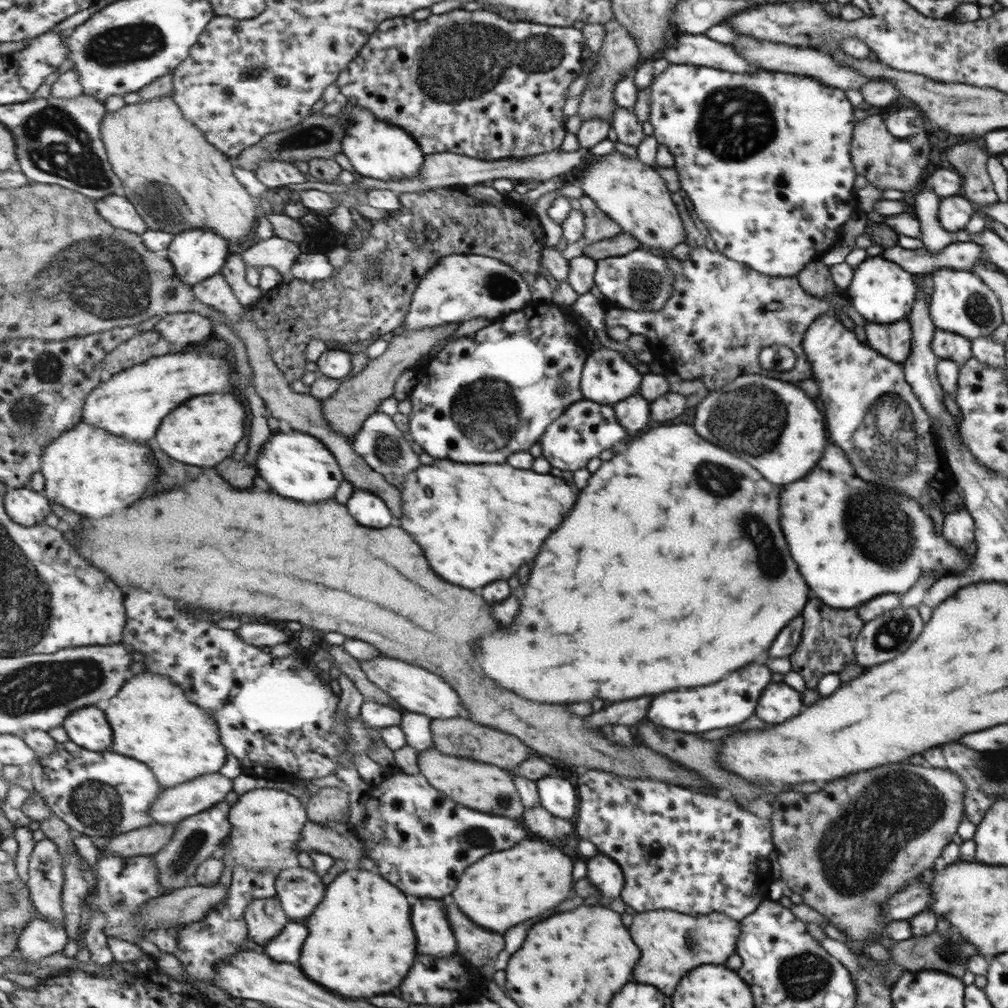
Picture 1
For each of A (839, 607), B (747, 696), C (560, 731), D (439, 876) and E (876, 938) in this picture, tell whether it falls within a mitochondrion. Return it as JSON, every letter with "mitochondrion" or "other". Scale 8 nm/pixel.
{"A":"other","B":"other","C":"other","D":"other","E":"other"}

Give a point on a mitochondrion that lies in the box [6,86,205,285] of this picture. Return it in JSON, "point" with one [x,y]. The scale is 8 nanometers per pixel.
{"point":[57,143]}

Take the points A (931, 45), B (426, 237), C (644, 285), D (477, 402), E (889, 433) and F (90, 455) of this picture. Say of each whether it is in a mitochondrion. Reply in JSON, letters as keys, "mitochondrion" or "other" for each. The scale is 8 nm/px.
{"A":"other","B":"other","C":"mitochondrion","D":"mitochondrion","E":"mitochondrion","F":"other"}

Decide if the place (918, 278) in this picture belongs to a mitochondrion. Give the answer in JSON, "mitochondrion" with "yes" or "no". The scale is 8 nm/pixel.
{"mitochondrion":"no"}

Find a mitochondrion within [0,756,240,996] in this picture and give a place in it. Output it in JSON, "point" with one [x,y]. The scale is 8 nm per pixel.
{"point":[96,804]}

